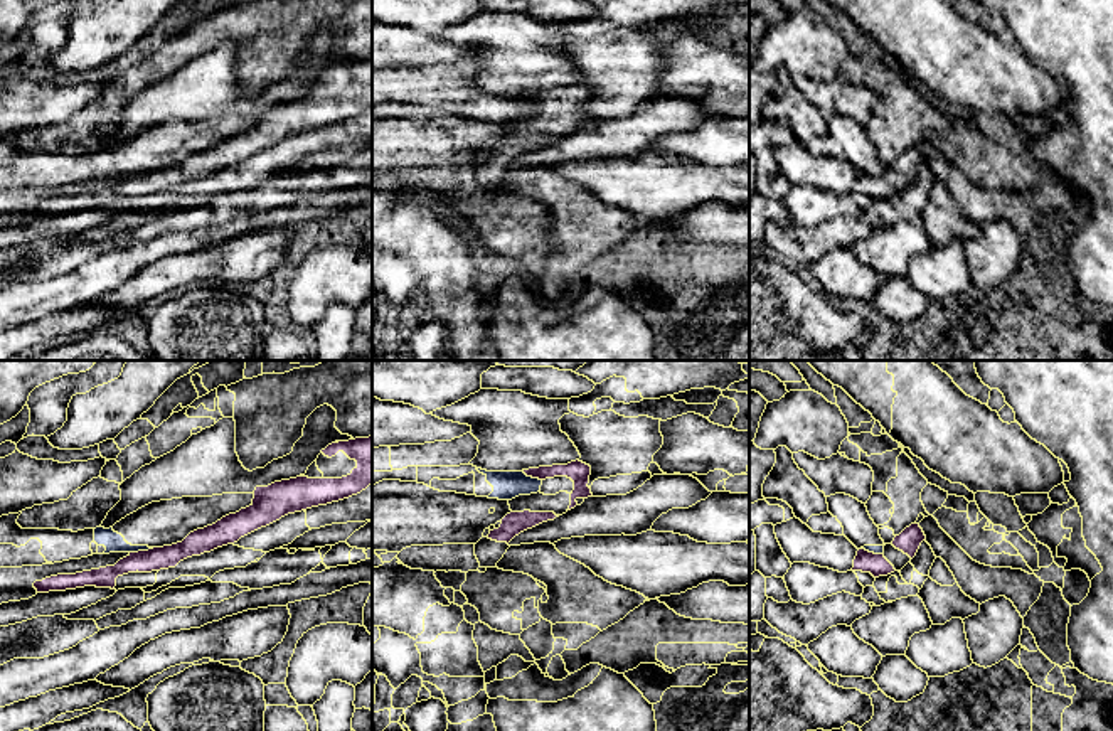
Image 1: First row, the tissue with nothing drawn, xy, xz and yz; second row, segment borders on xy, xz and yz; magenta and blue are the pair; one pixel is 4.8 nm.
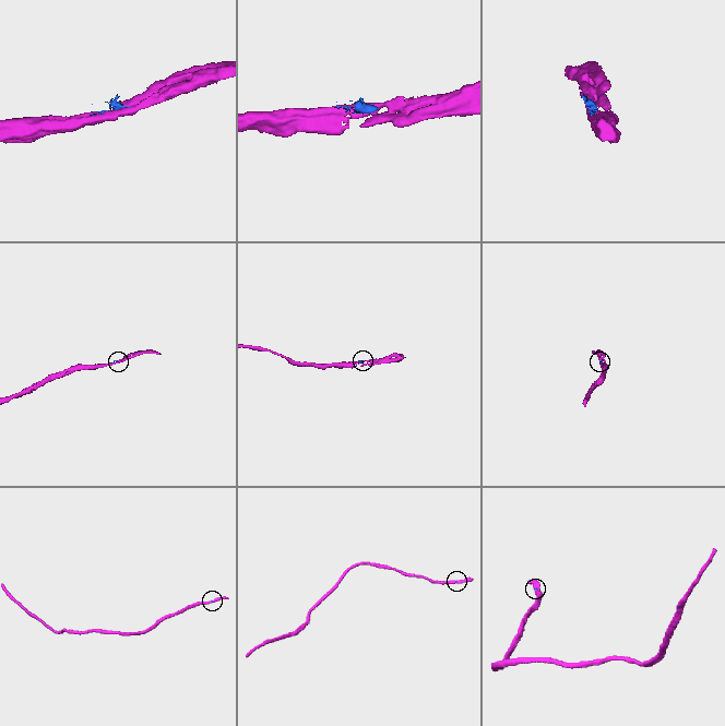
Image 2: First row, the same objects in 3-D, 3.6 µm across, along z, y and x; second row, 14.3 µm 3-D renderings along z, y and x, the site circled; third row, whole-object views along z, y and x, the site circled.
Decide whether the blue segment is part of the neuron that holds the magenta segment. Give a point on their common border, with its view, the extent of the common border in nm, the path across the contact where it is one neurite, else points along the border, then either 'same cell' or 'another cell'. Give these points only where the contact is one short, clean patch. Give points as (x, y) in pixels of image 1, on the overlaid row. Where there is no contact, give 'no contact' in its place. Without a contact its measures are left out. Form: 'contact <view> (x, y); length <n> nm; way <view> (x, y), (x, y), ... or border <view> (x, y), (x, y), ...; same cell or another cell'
contact xy (142, 551); length 120 nm; border xy (154, 548), (130, 553); another cell

